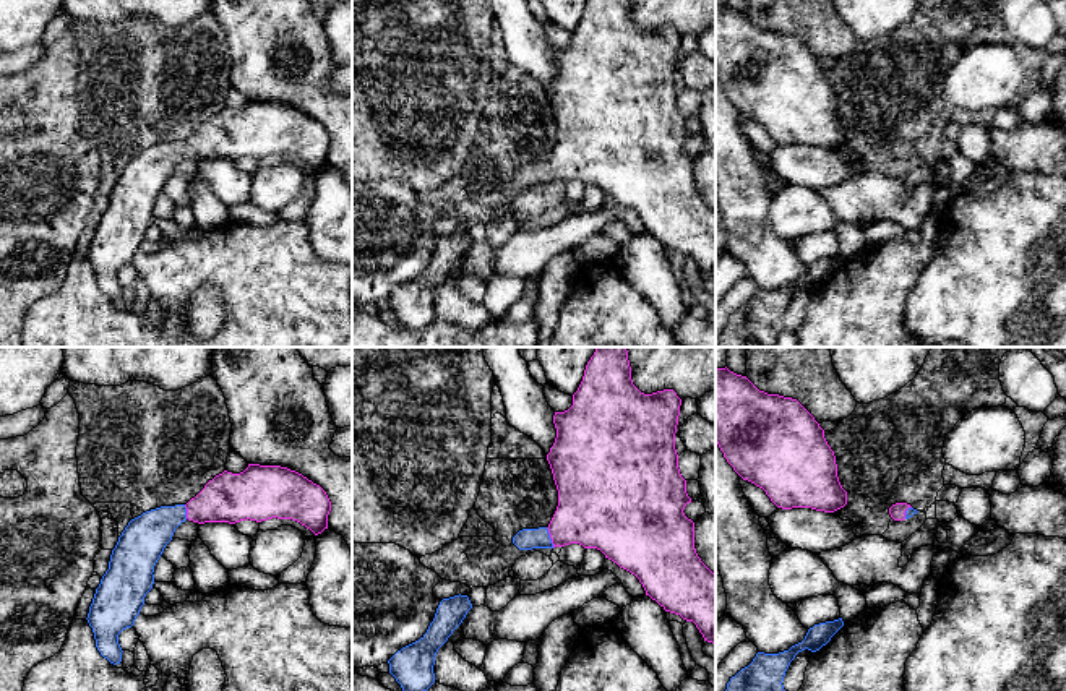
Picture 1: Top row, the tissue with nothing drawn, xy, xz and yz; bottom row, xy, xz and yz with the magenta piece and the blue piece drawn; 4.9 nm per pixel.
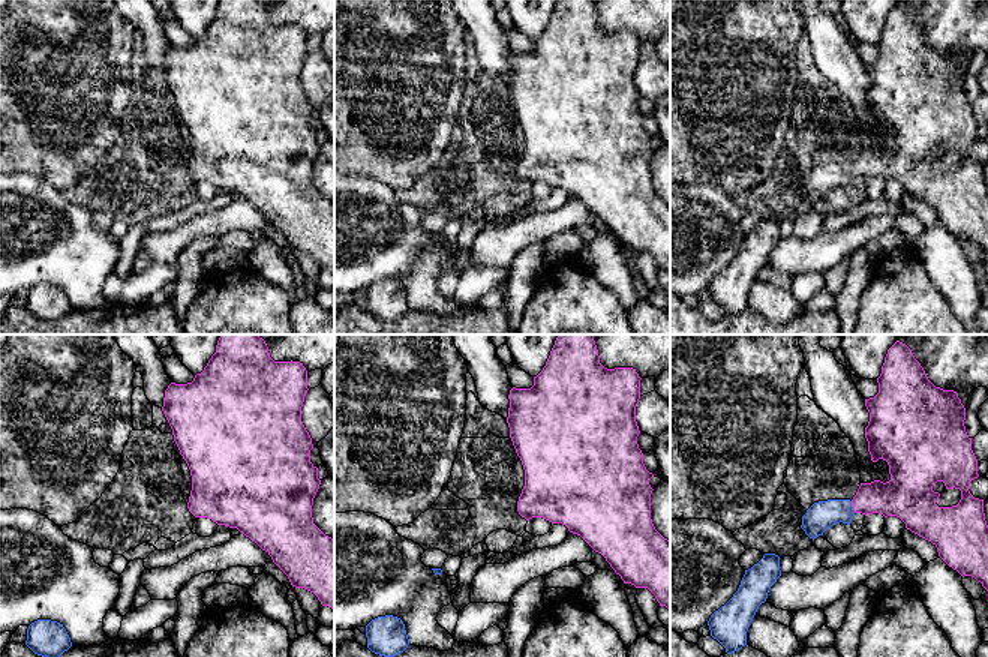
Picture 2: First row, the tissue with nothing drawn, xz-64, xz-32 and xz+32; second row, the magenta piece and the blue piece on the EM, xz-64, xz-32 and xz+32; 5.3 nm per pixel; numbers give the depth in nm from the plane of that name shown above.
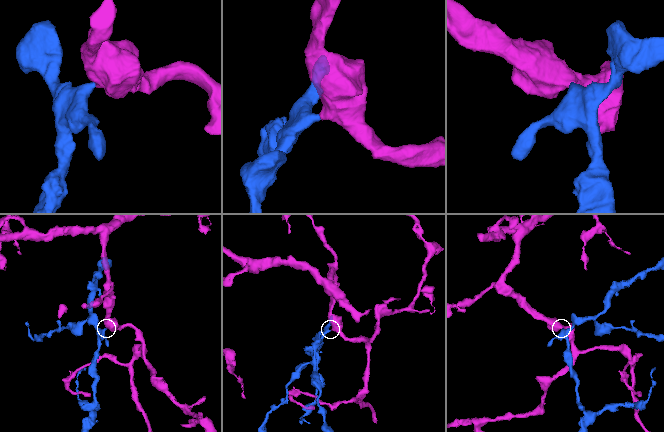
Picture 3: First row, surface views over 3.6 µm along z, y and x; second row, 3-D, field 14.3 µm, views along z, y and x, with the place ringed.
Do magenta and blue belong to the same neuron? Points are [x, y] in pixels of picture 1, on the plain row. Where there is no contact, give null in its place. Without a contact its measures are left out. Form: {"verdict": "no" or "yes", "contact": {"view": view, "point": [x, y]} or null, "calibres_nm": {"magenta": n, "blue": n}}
{"verdict": "yes", "contact": {"view": "xz", "point": [550, 174]}, "calibres_nm": {"magenta": 360, "blue": 110}}

